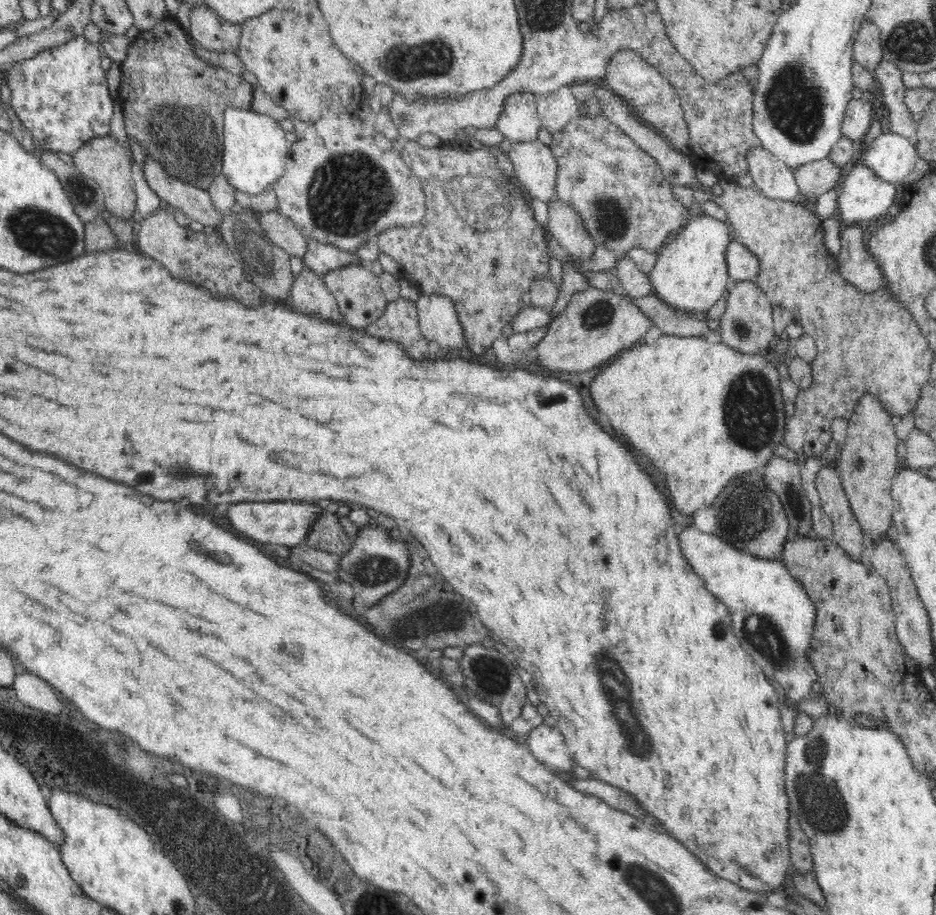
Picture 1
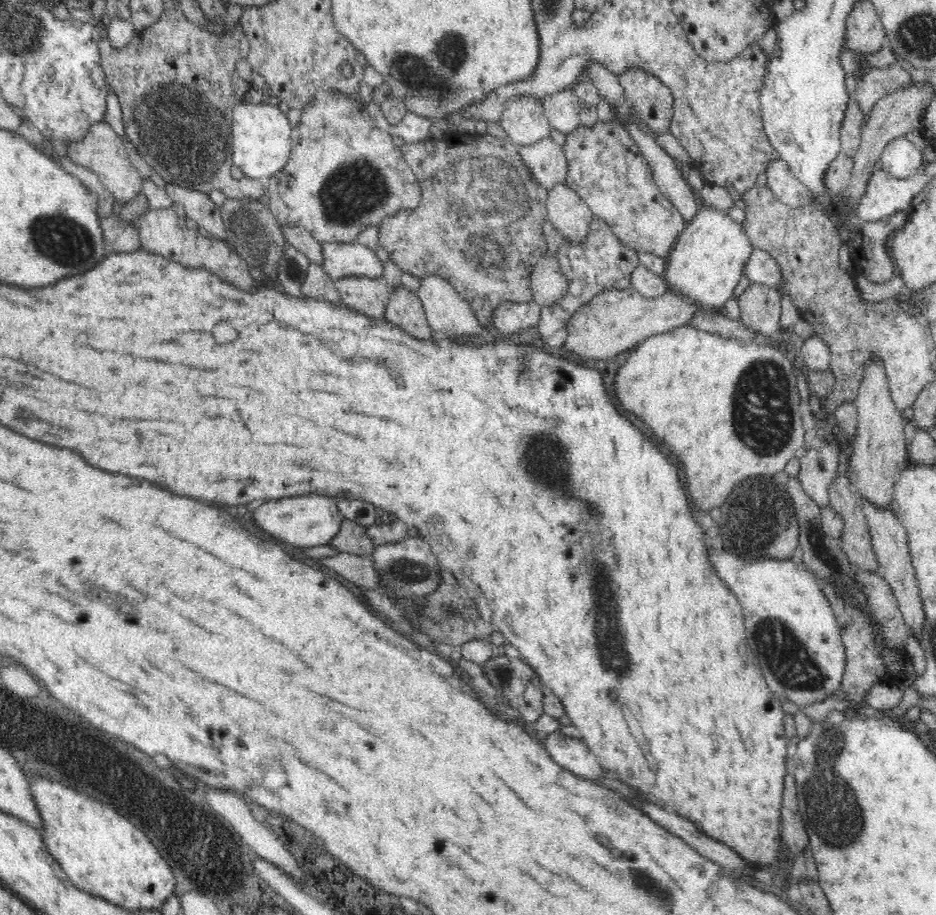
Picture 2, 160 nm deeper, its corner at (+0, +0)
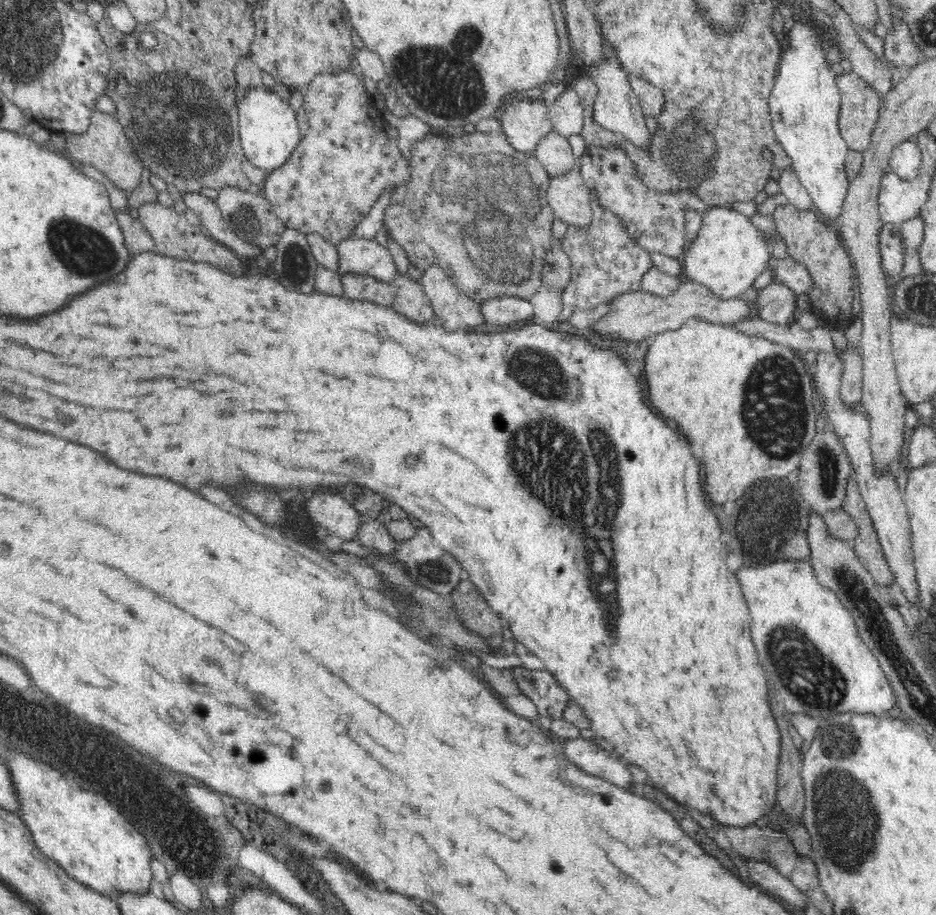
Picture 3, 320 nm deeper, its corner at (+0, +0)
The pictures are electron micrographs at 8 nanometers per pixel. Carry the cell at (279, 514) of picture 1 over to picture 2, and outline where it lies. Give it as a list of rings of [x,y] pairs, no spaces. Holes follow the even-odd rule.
[[[333,496],[288,497],[279,501],[260,503],[253,506],[253,520],[264,532],[290,544],[292,547],[312,547],[328,544],[344,523],[344,513],[340,511],[337,498]]]

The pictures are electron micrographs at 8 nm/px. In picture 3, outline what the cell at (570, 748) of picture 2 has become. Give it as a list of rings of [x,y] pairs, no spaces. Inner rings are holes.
[[[579,737],[559,742],[562,742],[562,751],[564,751],[564,755],[568,756],[568,760],[572,760],[572,763],[576,764],[577,767],[580,767],[580,770],[584,771],[584,773],[600,777],[625,789],[632,784],[633,771],[635,770],[626,766],[618,756],[610,754],[605,749],[602,749],[602,747],[589,741],[589,739]]]

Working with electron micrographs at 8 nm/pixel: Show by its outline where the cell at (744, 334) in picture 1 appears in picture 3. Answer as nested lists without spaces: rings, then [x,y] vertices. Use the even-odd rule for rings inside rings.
[[[778,281],[758,291],[753,312],[764,321],[791,324],[796,317],[797,294],[784,283]]]

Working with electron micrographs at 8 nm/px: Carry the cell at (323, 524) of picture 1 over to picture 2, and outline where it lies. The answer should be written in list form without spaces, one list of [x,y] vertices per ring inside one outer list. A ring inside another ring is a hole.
[[[348,519],[340,526],[340,532],[328,542],[328,545],[330,544],[342,553],[362,556],[374,554],[375,545],[366,533],[366,527]]]

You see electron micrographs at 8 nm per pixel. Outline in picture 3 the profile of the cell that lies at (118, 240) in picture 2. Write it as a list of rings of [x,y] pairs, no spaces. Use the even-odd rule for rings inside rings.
[[[121,211],[116,213],[116,219],[124,233],[124,243],[132,254],[155,250],[154,239],[138,216],[128,211]]]

